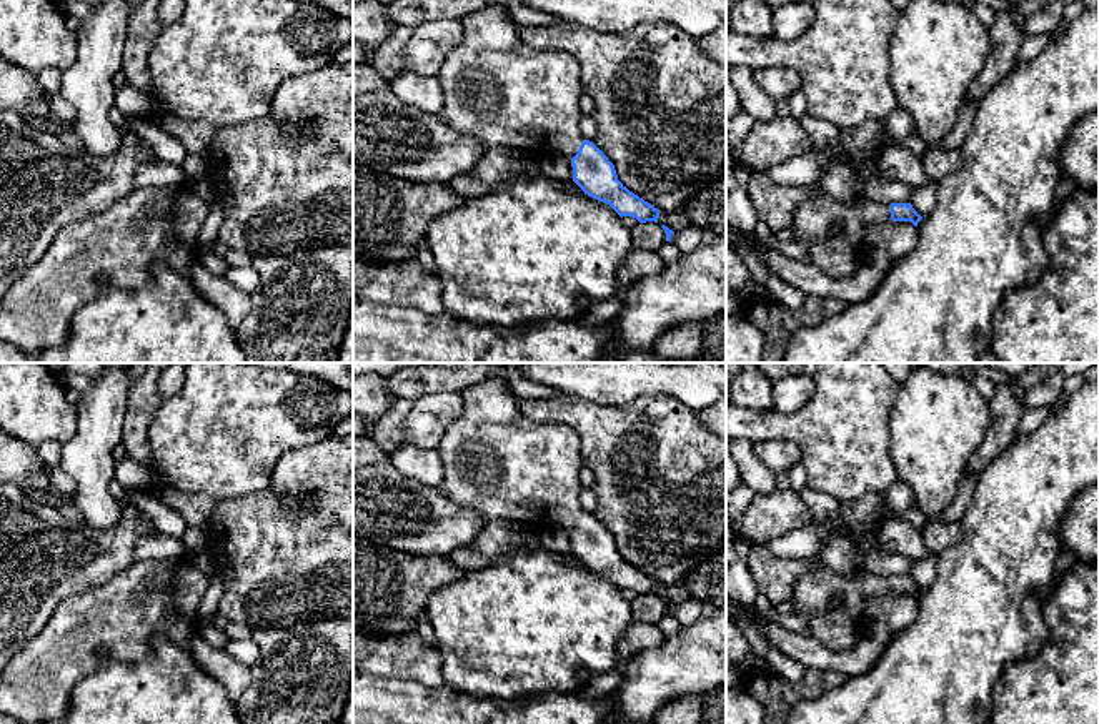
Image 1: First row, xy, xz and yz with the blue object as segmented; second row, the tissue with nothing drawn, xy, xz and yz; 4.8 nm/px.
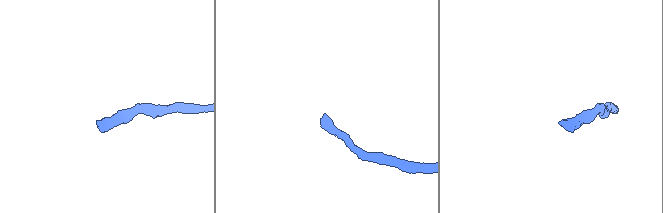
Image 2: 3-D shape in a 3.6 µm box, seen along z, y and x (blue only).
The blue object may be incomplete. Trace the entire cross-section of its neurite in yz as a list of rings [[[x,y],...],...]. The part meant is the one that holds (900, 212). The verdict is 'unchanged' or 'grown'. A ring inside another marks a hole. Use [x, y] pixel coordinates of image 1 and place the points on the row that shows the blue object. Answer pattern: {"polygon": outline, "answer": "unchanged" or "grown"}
{"polygon": [[[816,183],[814,196],[796,208],[791,226],[794,238],[809,246],[816,268],[829,276],[846,278],[859,270],[859,258],[866,251],[866,228],[889,220],[917,226],[922,216],[911,203],[878,203],[861,193],[848,201],[836,201]]], "answer": "grown"}

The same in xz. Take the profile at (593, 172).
{"polygon": [[[501,3],[466,15],[460,20],[463,25],[463,40],[453,48],[436,78],[445,93],[445,102],[438,117],[451,128],[473,135],[485,148],[511,148],[533,155],[566,156],[571,160],[573,181],[584,195],[608,203],[621,218],[633,216],[639,223],[658,223],[659,210],[629,191],[619,180],[614,165],[608,156],[589,140],[584,140],[579,131],[579,98],[583,93],[581,68],[578,60],[568,53],[551,48],[536,48],[521,40],[516,25],[511,20],[508,8]]], "answer": "grown"}

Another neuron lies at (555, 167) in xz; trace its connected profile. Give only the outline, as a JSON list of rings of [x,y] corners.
[[[546,156],[543,160],[543,173],[554,180],[573,180],[571,158]]]

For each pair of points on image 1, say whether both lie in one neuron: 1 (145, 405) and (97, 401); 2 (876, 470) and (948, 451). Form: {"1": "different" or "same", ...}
{"1": "different", "2": "different"}

